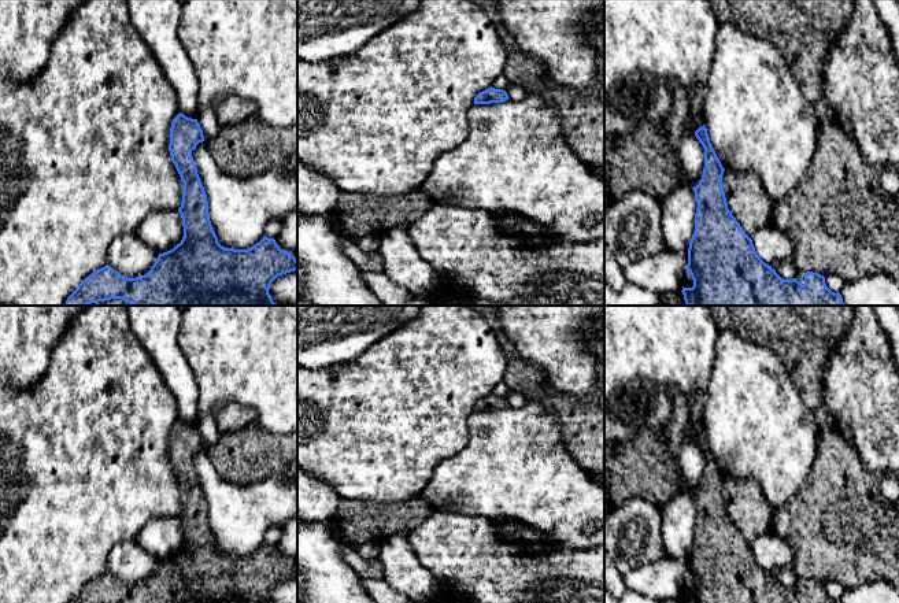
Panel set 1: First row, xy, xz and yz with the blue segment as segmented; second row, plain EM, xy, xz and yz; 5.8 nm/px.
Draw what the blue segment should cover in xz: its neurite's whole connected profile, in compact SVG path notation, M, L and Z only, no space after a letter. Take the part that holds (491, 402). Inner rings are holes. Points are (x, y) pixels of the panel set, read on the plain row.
M488 395L482 399L480 399L474 404L474 411L491 411L491 410L503 410L508 407L508 402L503 396L495 396L495 395Z

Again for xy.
M181 419L173 426L169 458L184 489L178 515L184 533L181 550L159 561L145 582L127 585L107 571L88 582L70 603L270 603L270 592L278 582L297 577L297 566L281 556L274 545L264 543L248 556L225 555L218 550L210 528L207 502L192 465L192 458L203 448L197 426Z

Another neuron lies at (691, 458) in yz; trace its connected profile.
M689 397L687 400L688 400L688 408L687 408L688 419L685 422L687 441L678 454L678 462L680 462L680 469L684 474L684 478L688 482L689 493L693 495L699 491L703 482L704 455L695 443L693 425L689 417L689 407L693 404L695 399Z

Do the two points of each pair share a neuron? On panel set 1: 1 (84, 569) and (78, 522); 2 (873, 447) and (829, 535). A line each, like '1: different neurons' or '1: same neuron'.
1: same neuron
2: different neurons

